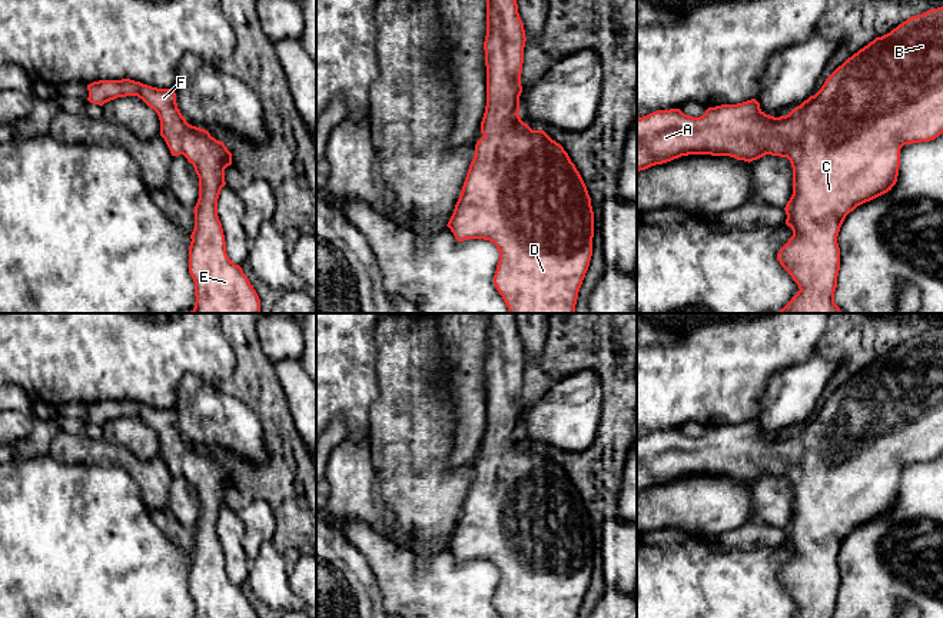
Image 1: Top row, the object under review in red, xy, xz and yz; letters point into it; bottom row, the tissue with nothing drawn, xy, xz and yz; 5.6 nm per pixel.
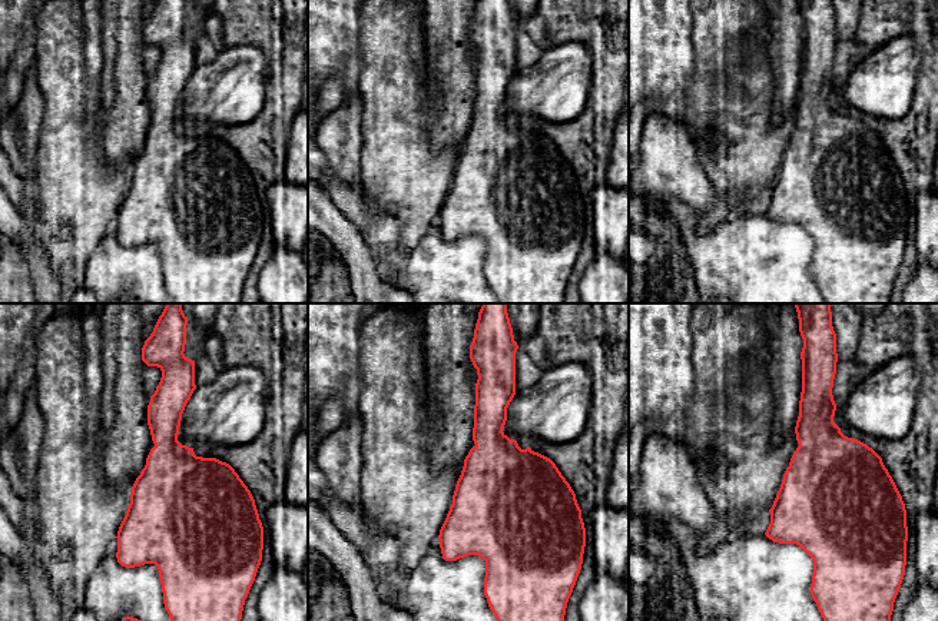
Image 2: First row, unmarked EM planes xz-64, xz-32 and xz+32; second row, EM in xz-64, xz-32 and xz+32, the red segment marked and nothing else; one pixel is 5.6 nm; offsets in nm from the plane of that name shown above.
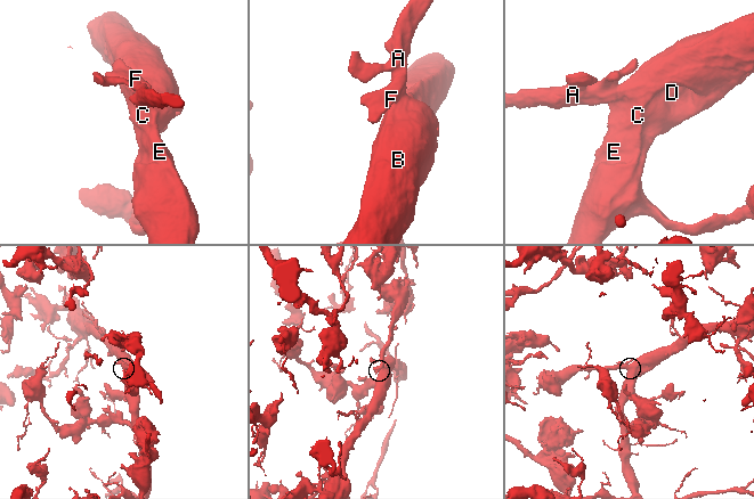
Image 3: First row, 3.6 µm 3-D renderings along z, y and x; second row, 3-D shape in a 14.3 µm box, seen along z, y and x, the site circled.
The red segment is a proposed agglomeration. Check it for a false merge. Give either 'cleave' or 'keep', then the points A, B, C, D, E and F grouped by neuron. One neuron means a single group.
keep; groups A B C D E F

